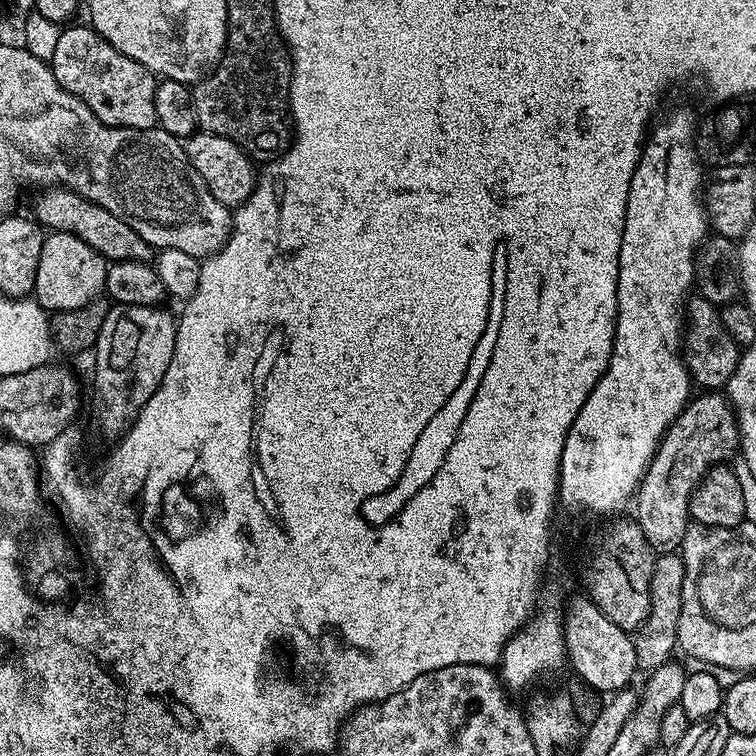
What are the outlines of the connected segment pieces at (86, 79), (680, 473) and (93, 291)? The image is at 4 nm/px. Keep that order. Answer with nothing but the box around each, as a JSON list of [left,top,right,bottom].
[[50,27,157,132],[634,390,738,552],[34,232,109,313]]

